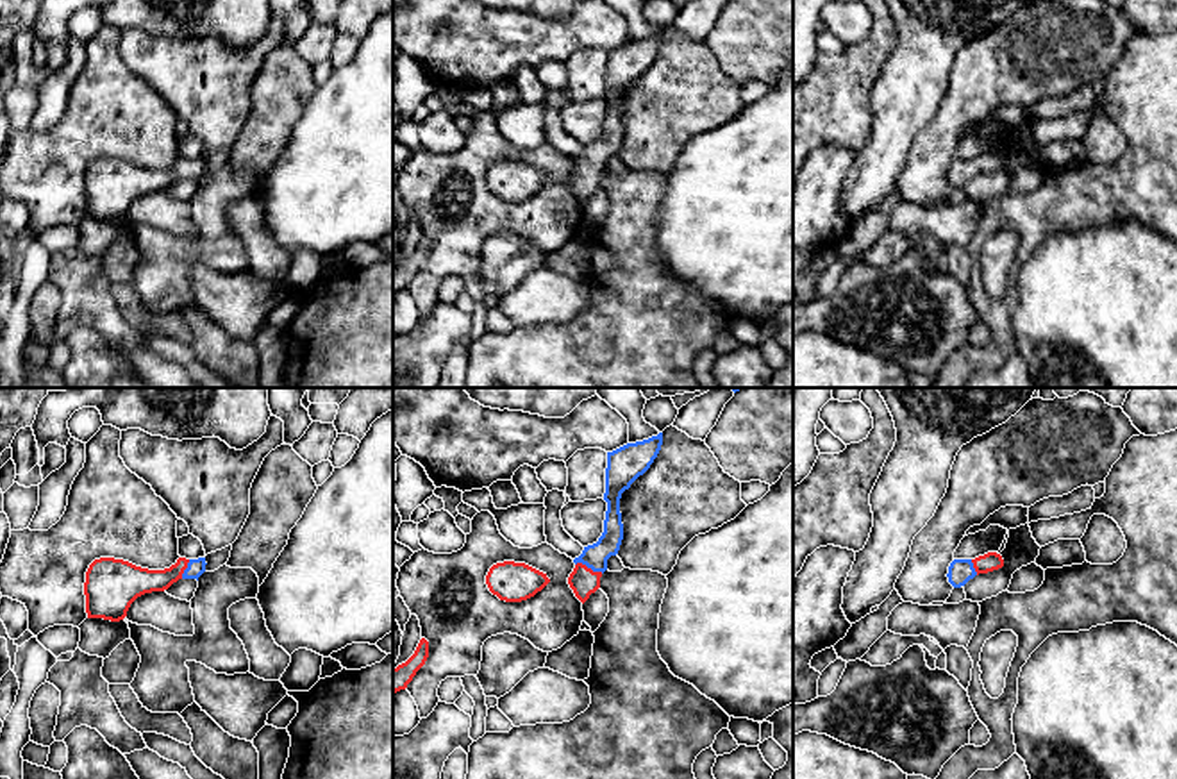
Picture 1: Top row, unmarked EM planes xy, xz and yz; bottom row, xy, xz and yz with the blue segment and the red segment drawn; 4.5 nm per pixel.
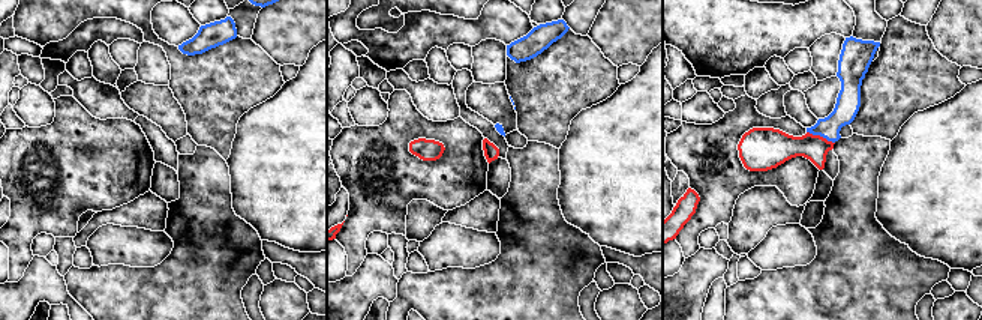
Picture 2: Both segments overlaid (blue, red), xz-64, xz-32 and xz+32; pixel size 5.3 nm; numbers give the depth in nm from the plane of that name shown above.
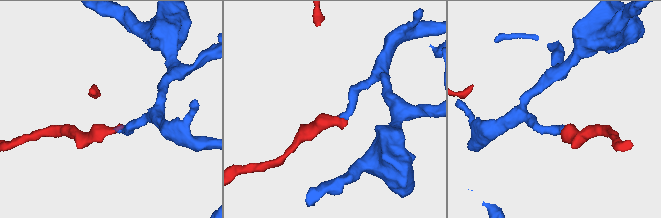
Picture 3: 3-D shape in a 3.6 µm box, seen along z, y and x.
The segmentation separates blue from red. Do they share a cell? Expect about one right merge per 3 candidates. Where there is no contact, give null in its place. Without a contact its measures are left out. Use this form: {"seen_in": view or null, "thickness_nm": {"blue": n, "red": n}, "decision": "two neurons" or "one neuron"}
{"seen_in": "xz", "thickness_nm": {"blue": 120, "red": 120}, "decision": "one neuron"}

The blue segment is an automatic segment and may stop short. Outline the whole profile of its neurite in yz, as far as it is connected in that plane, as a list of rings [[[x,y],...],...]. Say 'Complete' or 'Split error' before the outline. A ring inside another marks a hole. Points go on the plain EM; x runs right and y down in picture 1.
Split error. [[[988,152],[975,159],[954,159],[948,166],[948,182],[954,188],[964,186],[970,179],[979,173],[988,173],[1004,166],[1004,159],[997,152]]]

